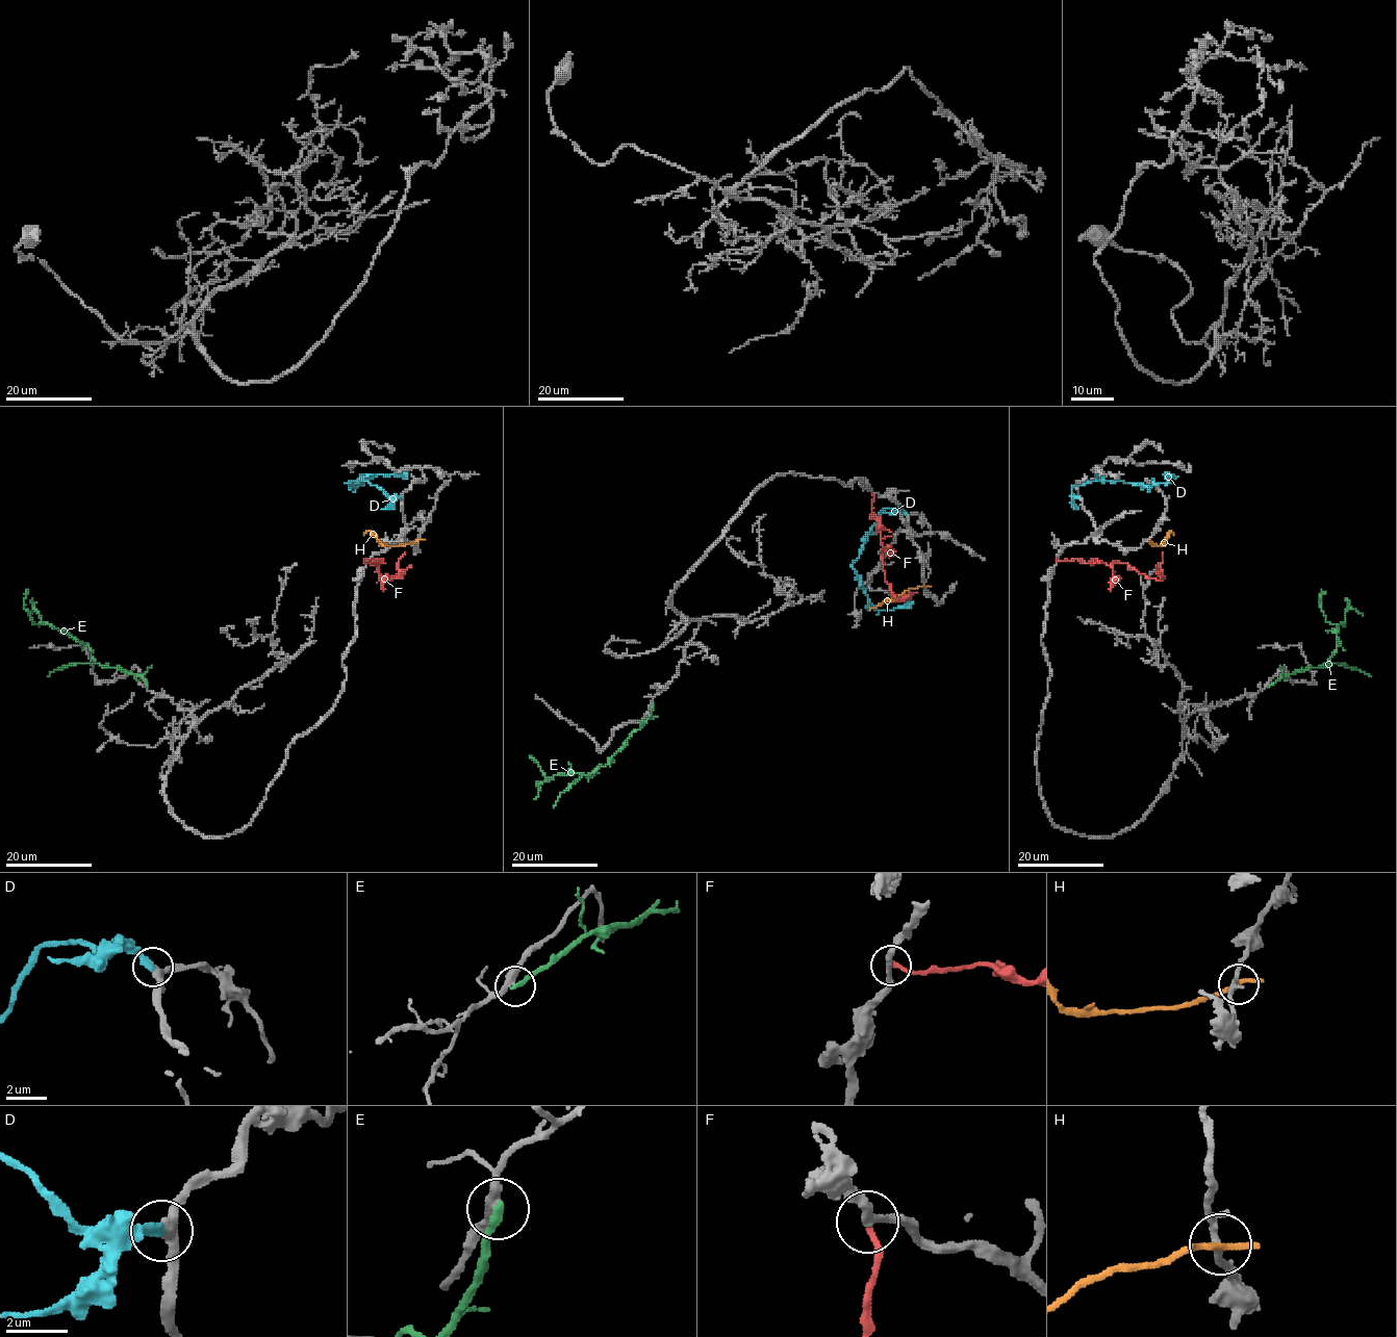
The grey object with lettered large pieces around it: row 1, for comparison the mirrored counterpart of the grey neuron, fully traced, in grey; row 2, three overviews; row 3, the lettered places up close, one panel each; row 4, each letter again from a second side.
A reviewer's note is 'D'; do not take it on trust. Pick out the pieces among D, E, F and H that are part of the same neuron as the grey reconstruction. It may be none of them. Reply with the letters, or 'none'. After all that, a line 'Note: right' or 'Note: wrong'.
D
Note: right

